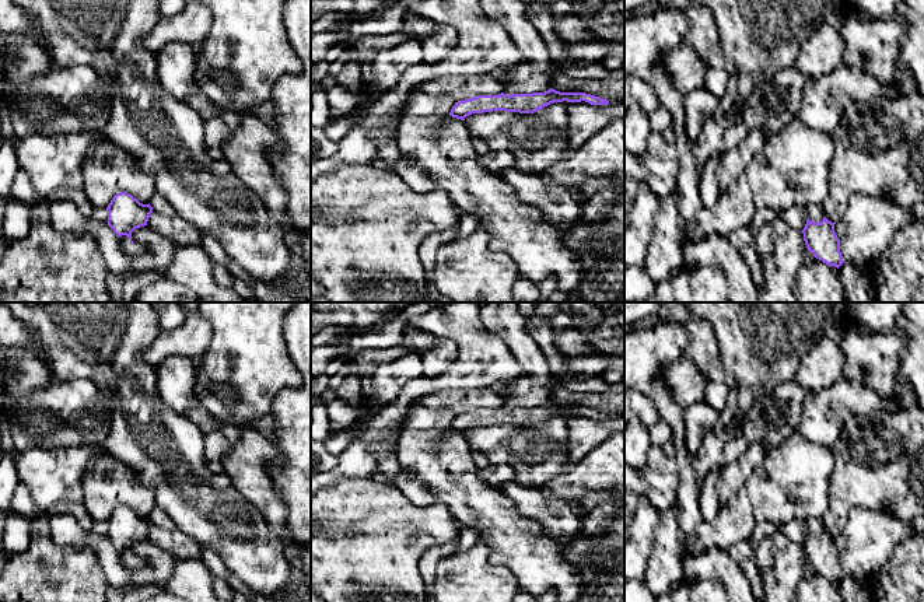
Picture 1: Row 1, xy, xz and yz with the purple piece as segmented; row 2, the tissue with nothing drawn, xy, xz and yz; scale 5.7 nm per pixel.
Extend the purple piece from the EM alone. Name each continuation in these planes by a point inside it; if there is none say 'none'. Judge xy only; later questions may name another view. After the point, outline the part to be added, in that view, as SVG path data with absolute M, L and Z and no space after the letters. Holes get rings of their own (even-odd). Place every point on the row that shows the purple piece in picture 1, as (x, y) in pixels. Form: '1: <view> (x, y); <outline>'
none

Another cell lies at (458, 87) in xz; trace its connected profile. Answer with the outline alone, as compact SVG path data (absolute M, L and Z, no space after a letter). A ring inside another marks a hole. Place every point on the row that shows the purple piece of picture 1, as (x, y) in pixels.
M447 76L416 87L416 90L433 97L451 97L455 102L477 95L498 95L505 84L491 77L482 76Z

